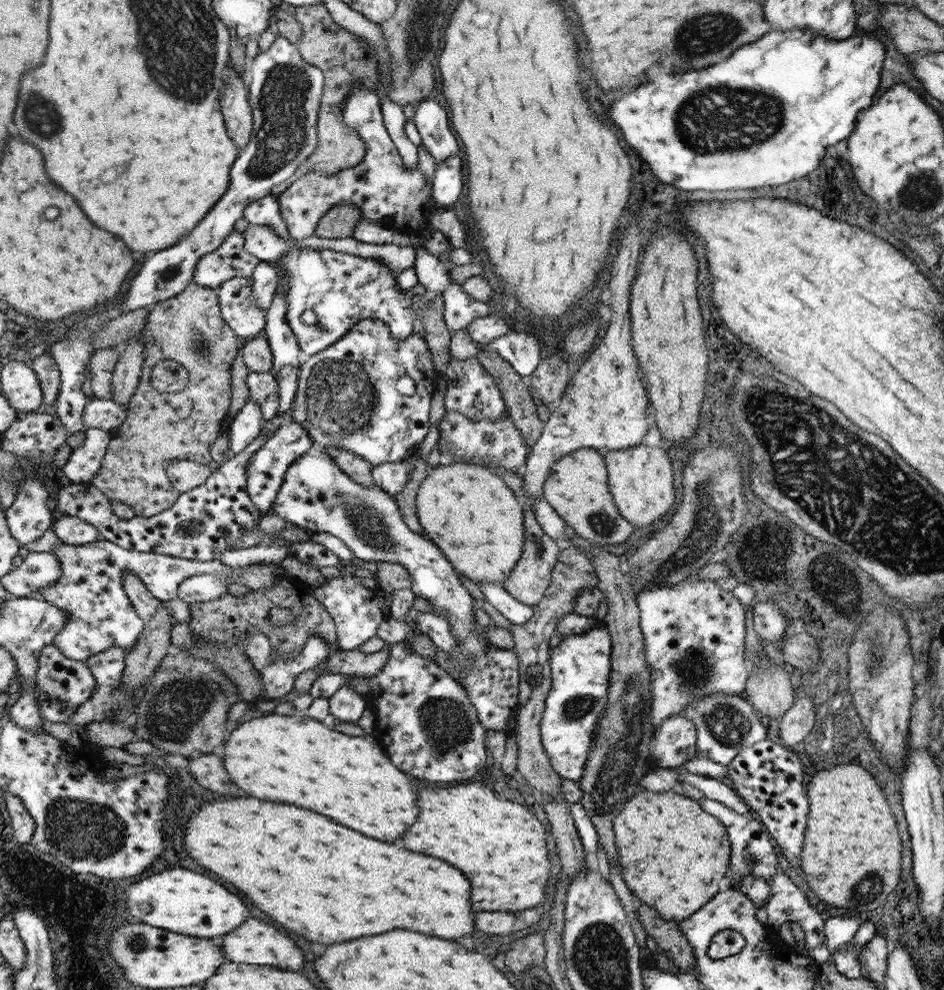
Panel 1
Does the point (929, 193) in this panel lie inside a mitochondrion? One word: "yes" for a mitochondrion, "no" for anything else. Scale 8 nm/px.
yes

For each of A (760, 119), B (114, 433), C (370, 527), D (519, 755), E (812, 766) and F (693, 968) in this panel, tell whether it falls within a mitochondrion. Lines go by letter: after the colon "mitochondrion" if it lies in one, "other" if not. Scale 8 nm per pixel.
A: mitochondrion
B: other
C: mitochondrion
D: other
E: other
F: other

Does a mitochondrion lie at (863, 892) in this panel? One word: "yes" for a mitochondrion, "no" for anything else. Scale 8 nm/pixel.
yes

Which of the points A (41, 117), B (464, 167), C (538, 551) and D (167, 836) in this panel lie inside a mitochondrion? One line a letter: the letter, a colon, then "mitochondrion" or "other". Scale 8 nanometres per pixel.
A: mitochondrion
B: other
C: mitochondrion
D: other

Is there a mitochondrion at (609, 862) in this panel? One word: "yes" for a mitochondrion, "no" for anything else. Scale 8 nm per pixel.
no

